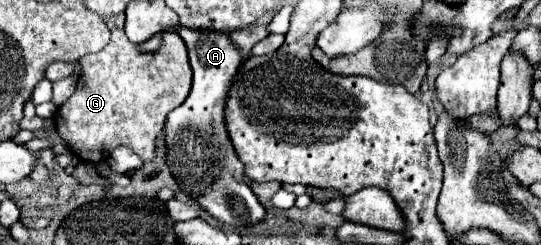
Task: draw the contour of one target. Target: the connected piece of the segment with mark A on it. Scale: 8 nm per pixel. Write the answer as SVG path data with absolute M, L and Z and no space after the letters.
M179 26L177 34L183 38L189 50L193 88L187 100L167 116L167 166L179 188L195 198L213 218L229 224L255 224L265 218L265 208L243 180L243 164L231 144L225 126L227 94L241 68L241 62L245 62L247 56L241 54L241 50L225 32Z

